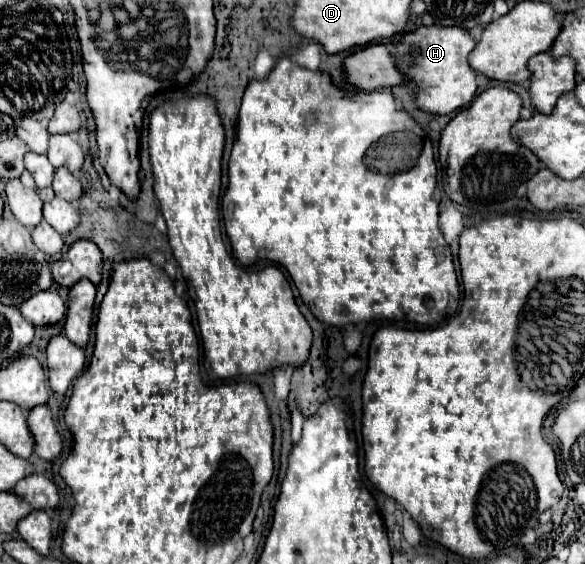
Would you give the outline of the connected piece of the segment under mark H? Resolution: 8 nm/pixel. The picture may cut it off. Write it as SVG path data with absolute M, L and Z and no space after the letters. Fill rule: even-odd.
M417 27L413 33L401 37L395 45L397 67L417 83L417 107L427 113L447 115L467 107L477 95L479 73L469 65L467 55L475 49L473 35L463 27Z

